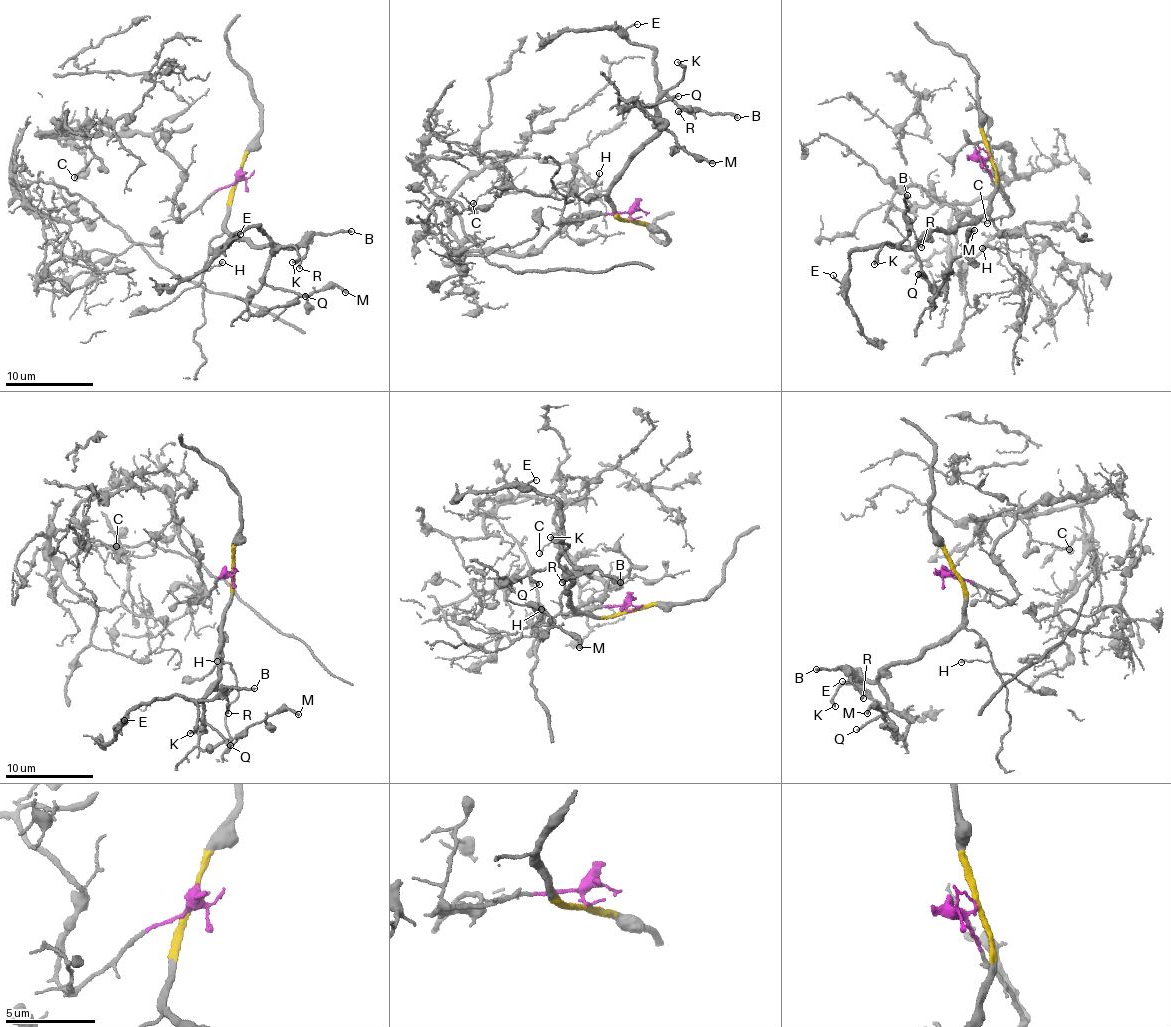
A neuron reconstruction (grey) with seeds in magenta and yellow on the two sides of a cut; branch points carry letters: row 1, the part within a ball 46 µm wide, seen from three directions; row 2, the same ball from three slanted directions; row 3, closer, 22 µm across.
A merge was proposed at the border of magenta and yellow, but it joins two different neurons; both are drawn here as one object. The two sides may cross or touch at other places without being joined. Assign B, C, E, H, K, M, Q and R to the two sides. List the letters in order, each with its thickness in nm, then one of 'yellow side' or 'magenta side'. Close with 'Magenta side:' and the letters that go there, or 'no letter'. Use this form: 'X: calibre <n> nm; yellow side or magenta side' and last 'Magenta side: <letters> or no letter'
B: calibre 200 nm; yellow side
C: calibre 130 nm; magenta side
E: calibre 120 nm; yellow side
H: calibre 120 nm; yellow side
K: calibre 240 nm; yellow side
M: calibre 240 nm; yellow side
Q: calibre 200 nm; yellow side
R: calibre 150 nm; yellow side
Magenta side: C

